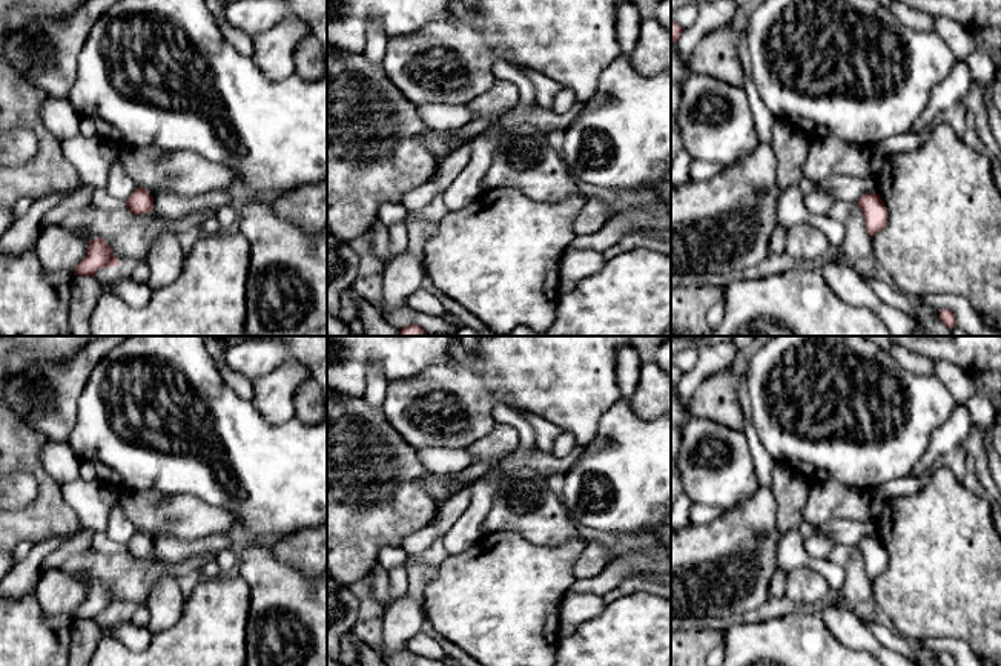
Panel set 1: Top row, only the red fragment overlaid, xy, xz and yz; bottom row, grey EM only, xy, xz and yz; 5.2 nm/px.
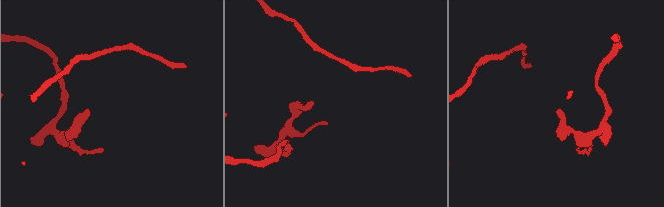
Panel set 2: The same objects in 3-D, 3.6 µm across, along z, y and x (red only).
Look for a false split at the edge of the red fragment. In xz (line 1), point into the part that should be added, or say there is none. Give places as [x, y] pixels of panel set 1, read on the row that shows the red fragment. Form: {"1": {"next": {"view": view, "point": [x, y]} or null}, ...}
{"1": {"next": null}}

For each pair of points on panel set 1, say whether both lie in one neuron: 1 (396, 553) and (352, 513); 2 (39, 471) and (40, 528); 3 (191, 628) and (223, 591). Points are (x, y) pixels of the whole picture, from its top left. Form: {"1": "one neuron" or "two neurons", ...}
{"1": "two neurons", "2": "one neuron", "3": "one neuron"}

